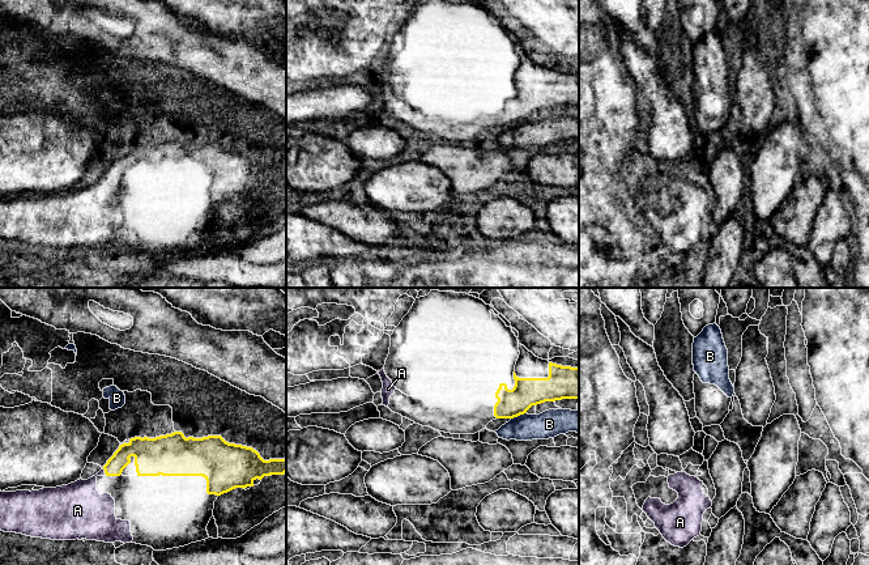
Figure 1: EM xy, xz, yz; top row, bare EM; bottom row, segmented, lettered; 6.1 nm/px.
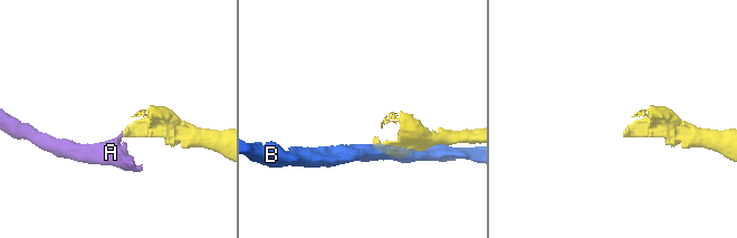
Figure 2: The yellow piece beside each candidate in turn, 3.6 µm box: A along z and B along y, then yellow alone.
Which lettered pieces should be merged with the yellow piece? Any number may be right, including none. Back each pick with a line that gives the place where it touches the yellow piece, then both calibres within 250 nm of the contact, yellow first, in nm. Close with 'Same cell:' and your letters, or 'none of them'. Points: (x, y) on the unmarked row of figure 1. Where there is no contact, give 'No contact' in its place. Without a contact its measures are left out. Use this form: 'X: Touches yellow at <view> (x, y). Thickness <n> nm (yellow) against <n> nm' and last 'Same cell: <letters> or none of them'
A: Touches yellow at xy (105, 178). Thickness 130 nm (yellow) against 260 nm
Same cell: A

